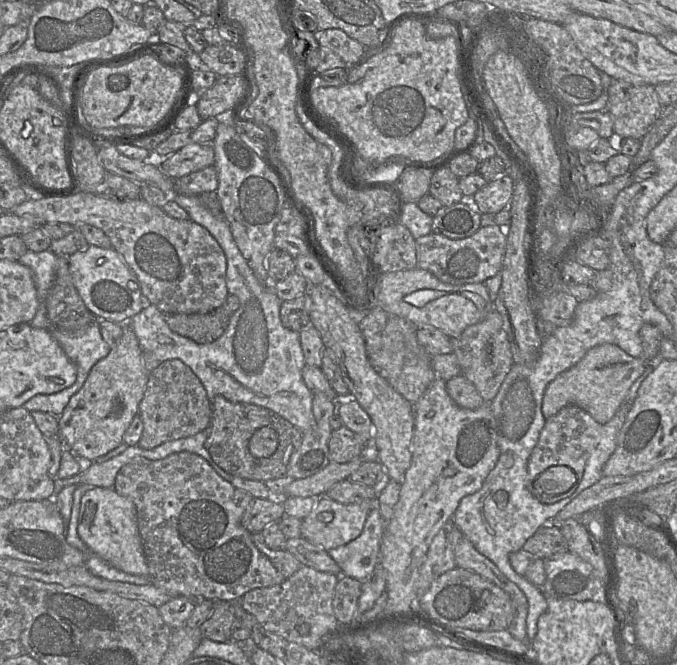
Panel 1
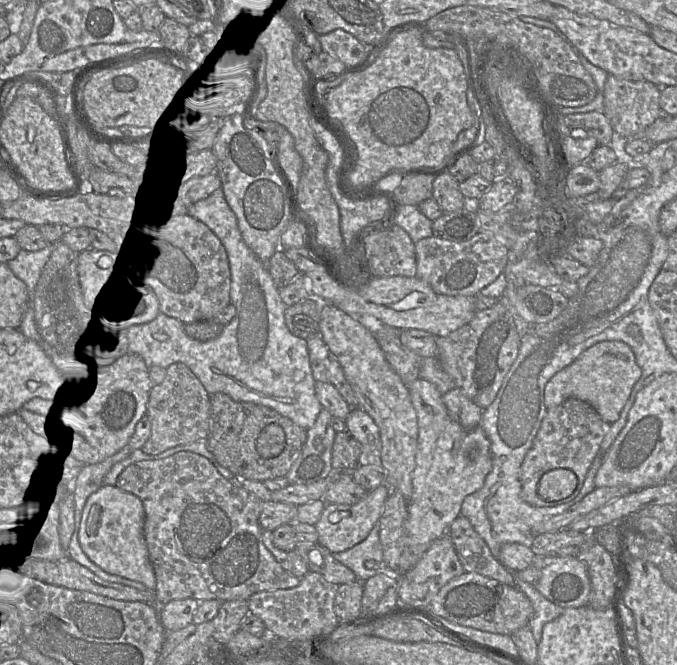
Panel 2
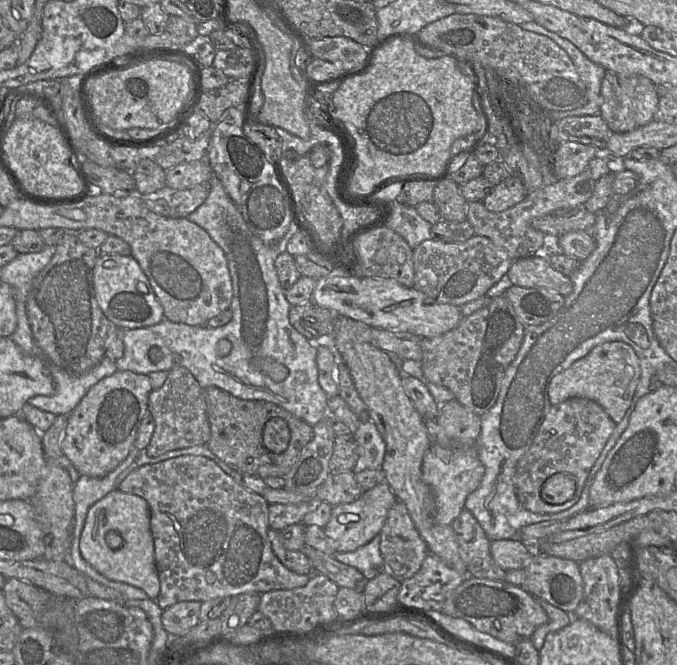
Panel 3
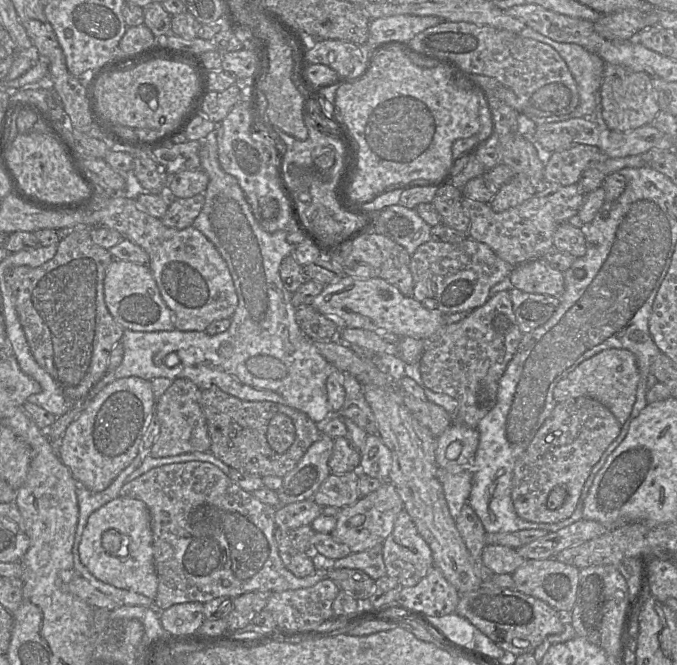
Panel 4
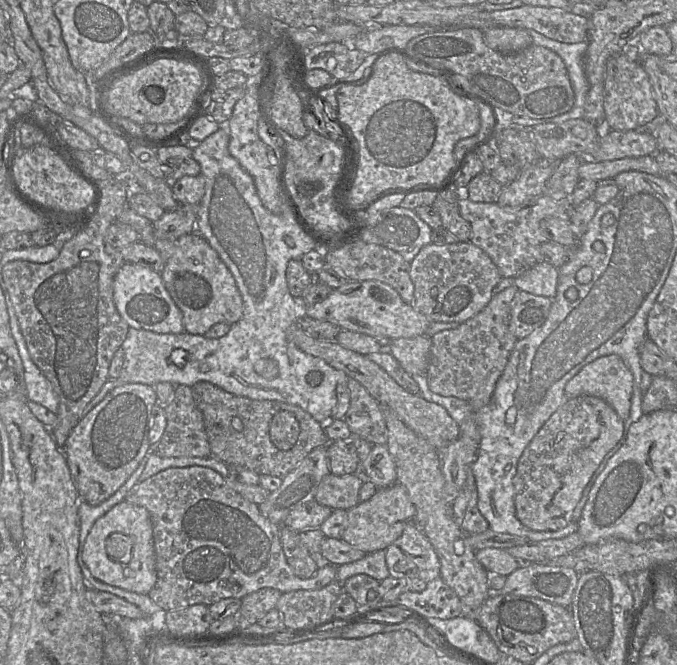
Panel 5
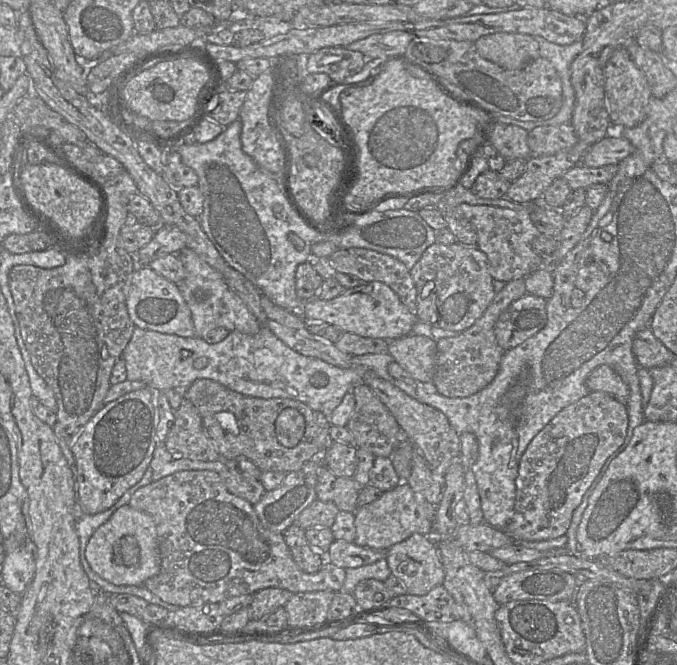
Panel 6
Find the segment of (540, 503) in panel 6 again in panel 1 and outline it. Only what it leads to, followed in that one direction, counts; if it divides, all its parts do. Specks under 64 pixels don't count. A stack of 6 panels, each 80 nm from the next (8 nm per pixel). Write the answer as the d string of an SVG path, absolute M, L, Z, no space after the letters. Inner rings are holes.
M568 405L556 415L546 419L538 443L528 460L526 486L530 493L544 504L552 504L571 496L582 480L586 463L599 442L601 431L602 425L588 412L576 405ZM558 465L564 465L573 470L576 477L574 485L570 490L562 494L551 495L544 493L538 483L538 478L549 467Z

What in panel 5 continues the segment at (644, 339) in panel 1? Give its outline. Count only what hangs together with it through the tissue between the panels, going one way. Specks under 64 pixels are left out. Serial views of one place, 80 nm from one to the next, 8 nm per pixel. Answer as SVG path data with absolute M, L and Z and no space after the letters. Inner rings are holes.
M602 356L585 365L565 386L568 398L580 395L600 397L624 422L630 416L633 375L621 357Z

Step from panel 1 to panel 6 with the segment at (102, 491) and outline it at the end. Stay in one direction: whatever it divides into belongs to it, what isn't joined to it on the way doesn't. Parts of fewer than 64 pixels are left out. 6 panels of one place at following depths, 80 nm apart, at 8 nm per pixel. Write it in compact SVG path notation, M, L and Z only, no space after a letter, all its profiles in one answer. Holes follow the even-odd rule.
M130 504L121 506L92 534L85 549L85 557L98 576L114 585L144 586L147 579L160 571L160 550L153 518L145 512L134 509ZM124 536L132 536L137 541L139 560L134 565L123 564L120 539Z

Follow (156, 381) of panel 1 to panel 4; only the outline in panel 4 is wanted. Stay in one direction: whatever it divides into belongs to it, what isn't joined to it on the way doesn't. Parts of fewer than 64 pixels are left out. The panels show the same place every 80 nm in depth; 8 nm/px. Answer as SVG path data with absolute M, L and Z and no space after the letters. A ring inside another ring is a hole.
M177 378L172 381L165 393L156 400L155 414L160 422L160 432L148 454L154 458L175 456L191 452L210 451L211 439L208 432L206 418L200 402L200 388L187 378Z

